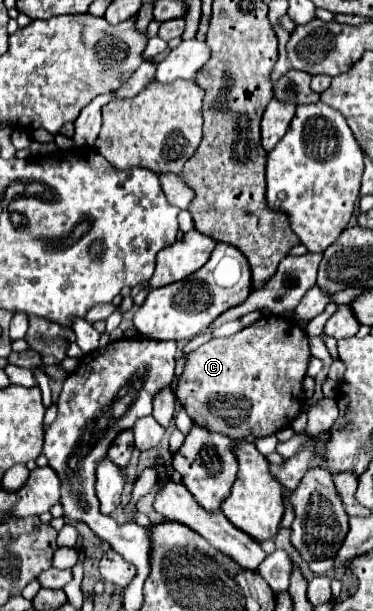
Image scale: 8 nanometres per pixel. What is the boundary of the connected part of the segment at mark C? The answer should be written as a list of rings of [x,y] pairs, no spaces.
[[[263,316],[255,324],[245,326],[241,332],[227,338],[209,340],[191,352],[187,356],[185,372],[177,382],[177,398],[193,422],[207,426],[213,432],[227,434],[229,438],[271,436],[289,426],[291,420],[301,412],[305,402],[301,378],[307,372],[309,360],[311,352],[307,334],[295,320],[287,322],[281,316]]]

